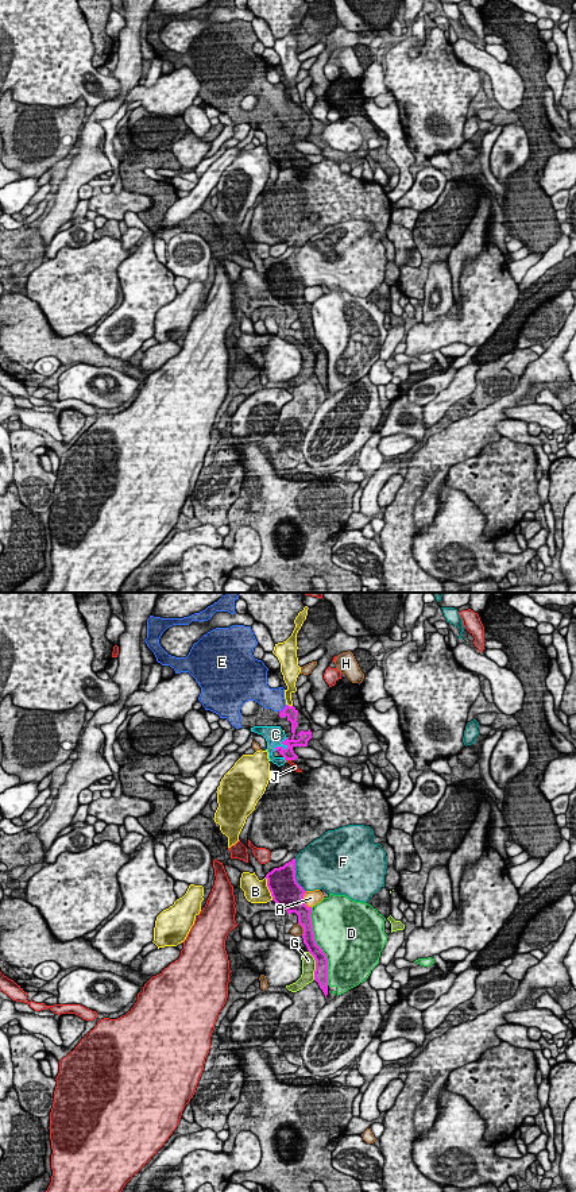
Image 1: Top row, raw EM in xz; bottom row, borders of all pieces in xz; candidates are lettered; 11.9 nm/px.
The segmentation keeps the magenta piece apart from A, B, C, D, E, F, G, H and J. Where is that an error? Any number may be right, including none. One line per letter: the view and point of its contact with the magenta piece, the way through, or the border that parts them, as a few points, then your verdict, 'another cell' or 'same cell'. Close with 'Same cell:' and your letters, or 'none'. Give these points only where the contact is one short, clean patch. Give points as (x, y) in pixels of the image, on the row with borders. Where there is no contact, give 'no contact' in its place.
A: xz (302, 901) | another cell
B: xz (269, 888) | another cell
C: xz (279, 747) | across xz (288, 753), (279, 747), (275, 735) | same cell
D: xz (319, 946) | another cell
E: xz (283, 709) | across xz (290, 712), (283, 709), (270, 698) | same cell
F: xz (294, 875) | another cell
G: xz (316, 965) | another cell
H: xz (304, 929) | along xz (298, 922), (302, 928), (302, 934) | another cell
J: xz (289, 759) | another cell
Same cell: C, E

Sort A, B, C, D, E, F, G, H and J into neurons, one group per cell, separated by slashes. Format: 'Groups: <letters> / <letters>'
Groups: A / B / C E / D / F / G / H / J

